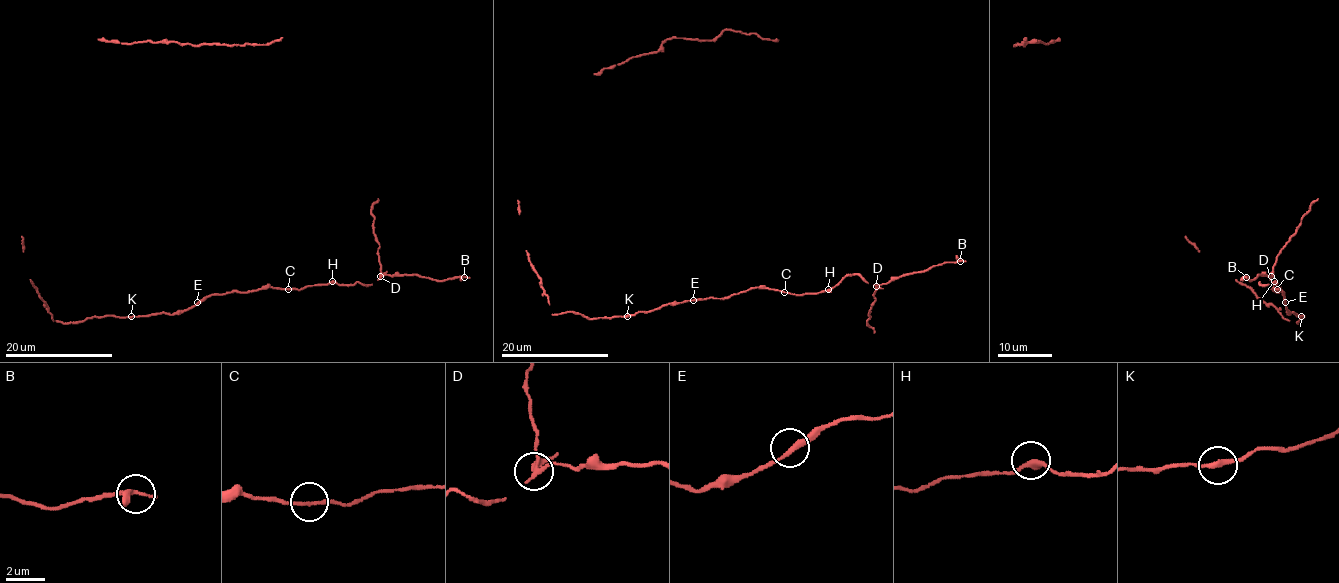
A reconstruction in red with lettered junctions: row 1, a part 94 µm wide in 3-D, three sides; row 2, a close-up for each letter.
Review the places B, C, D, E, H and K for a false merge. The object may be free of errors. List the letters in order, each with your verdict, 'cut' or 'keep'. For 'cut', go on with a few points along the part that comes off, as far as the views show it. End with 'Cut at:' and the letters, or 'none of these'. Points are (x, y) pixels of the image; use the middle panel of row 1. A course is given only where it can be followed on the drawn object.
B: keep
C: keep
D: cut; foreign part runs (876, 285), (875, 301), (867, 322), (873, 332)
E: keep
H: keep
K: keep
Cut at: D

